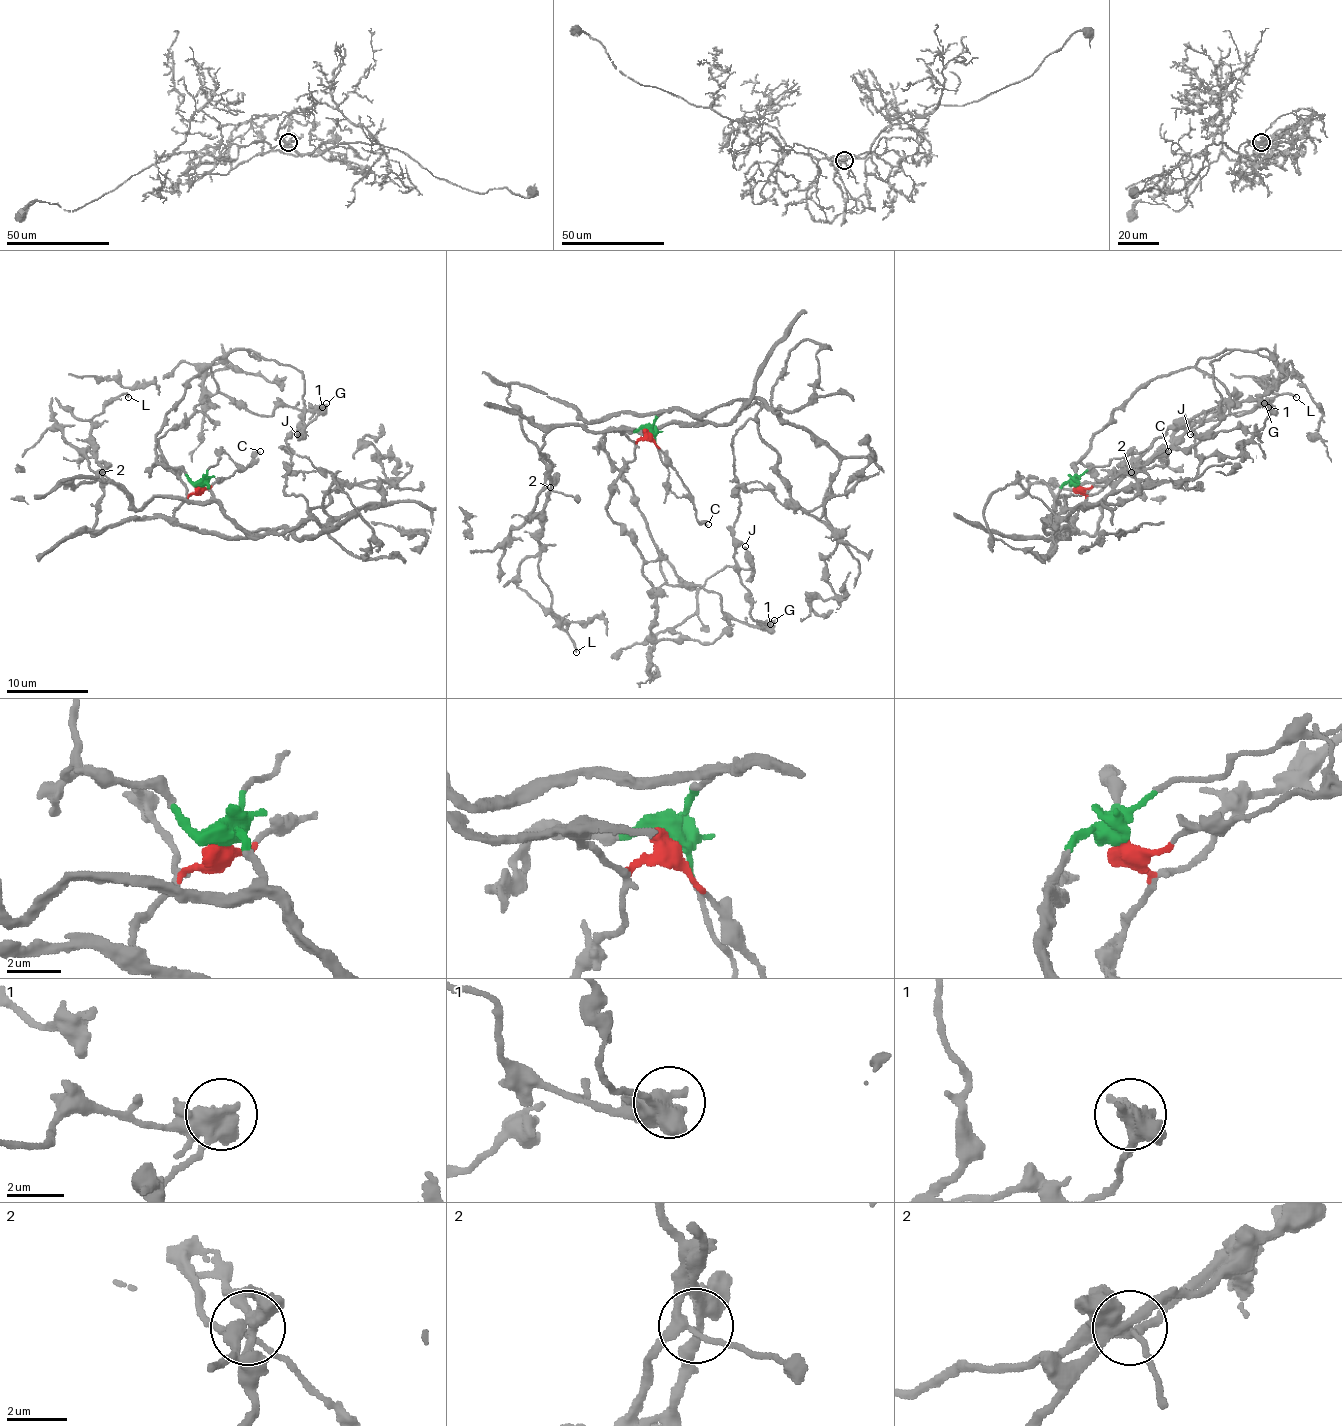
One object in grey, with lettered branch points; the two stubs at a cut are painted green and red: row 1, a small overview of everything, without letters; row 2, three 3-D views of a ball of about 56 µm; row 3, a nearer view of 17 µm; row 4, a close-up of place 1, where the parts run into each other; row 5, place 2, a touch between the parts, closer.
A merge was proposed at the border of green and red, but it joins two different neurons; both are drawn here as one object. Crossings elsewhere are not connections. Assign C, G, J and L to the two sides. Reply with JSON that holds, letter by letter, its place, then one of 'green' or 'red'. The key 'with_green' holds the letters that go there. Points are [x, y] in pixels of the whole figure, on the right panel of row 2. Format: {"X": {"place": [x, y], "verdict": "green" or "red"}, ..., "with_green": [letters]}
{"C": {"place": [1168, 451], "verdict": "red"}, "G": {"place": [1264, 403], "verdict": "green"}, "J": {"place": [1190, 434], "verdict": "green"}, "L": {"place": [1296, 397], "verdict": "red"}, "with_green": ["G", "J"]}

